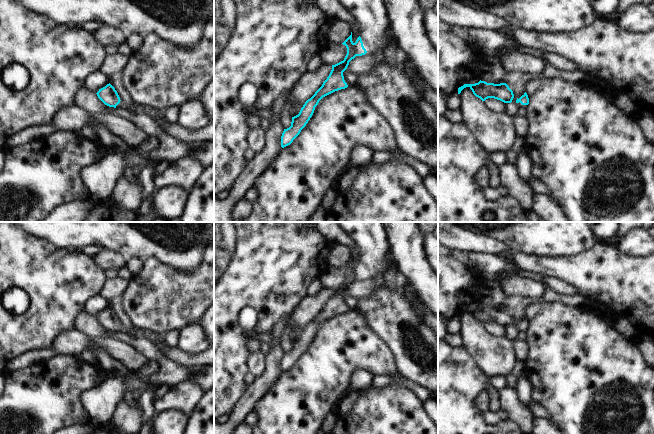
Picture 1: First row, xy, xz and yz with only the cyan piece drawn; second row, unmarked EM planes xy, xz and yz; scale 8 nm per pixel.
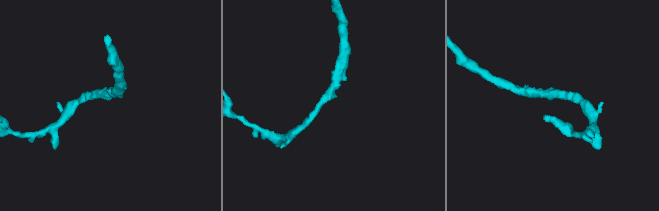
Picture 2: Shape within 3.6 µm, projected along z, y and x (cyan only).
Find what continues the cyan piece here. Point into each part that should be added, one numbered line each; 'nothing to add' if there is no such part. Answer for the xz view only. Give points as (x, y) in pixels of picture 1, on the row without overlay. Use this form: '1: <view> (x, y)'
nothing to add

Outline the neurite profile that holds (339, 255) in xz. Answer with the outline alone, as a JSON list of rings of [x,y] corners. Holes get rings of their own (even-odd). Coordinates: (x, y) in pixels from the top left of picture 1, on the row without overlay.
[[[337,245],[329,252],[328,263],[329,266],[342,268],[350,259],[349,248],[344,245]]]

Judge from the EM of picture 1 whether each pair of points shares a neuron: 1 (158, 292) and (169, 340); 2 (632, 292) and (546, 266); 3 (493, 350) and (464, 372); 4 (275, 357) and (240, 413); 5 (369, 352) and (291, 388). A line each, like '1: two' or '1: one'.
1: two
2: one
3: two
4: one
5: one

